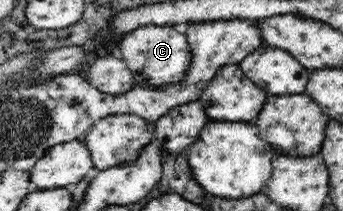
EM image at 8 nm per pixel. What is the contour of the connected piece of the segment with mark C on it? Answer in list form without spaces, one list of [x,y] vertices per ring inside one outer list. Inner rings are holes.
[[[150,25],[130,31],[130,34],[122,37],[120,51],[134,76],[135,83],[140,86],[162,87],[170,82],[177,82],[182,79],[191,62],[186,36],[176,31],[173,26]]]

